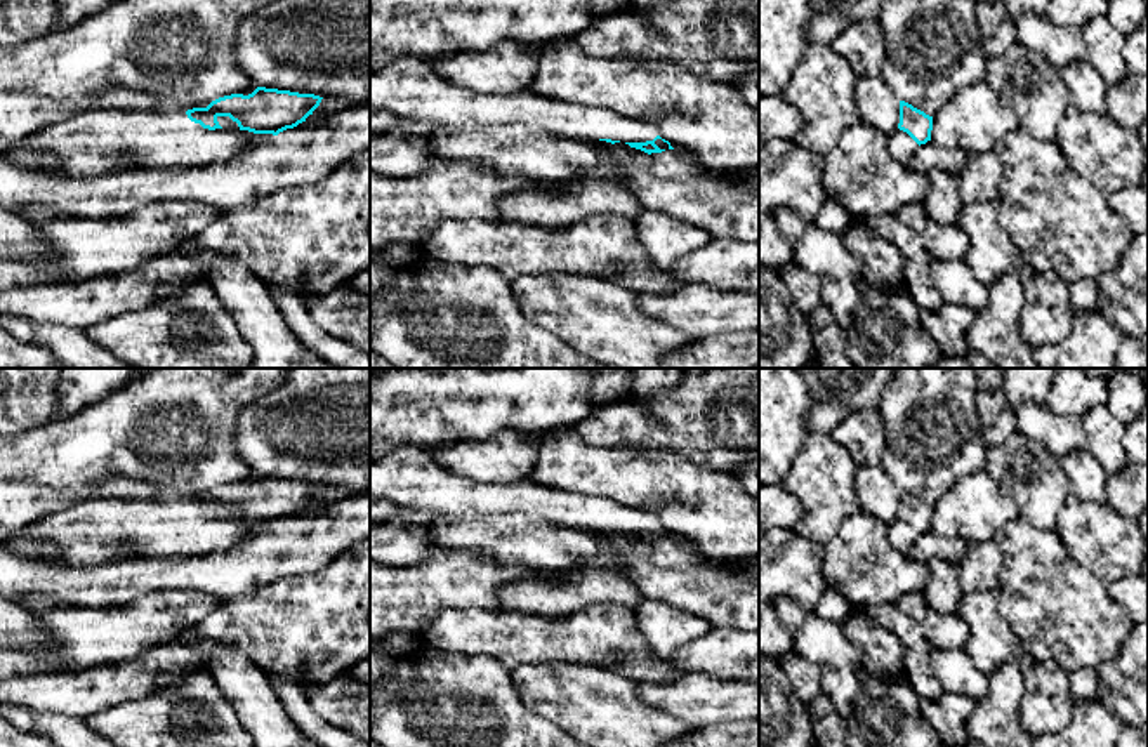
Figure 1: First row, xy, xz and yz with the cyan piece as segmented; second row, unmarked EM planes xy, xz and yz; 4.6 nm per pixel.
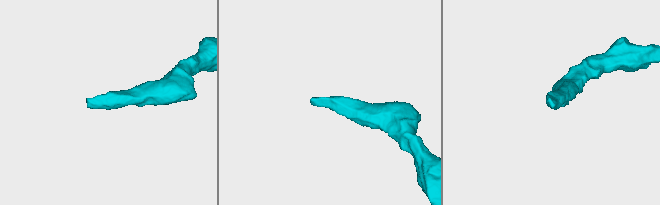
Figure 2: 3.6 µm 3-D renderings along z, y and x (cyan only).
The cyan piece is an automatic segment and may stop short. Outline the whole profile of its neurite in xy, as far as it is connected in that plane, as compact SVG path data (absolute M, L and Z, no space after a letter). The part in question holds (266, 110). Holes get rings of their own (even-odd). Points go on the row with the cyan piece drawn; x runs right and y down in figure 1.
M257 87L248 96L224 96L186 113L179 106L162 113L89 109L24 137L19 142L24 151L47 155L54 162L19 167L54 179L94 179L130 169L224 162L262 142L262 134L278 136L306 122L321 99ZM219 116L229 116L240 130L222 129Z

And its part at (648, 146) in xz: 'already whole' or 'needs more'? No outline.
needs more

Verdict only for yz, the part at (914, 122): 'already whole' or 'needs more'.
needs more

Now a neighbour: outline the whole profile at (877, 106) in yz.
M858 76L854 99L863 123L891 136L900 123L900 99L881 76Z

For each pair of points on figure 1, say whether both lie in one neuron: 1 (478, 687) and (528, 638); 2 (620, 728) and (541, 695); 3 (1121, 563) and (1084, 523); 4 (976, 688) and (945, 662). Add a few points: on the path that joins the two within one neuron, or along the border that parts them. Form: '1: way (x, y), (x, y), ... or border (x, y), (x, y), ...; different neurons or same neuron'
1: border (461, 654), (490, 655), (509, 671); different neurons
2: way (601, 709), (572, 695), (560, 695); same neuron
3: way (1114, 553), (1095, 534); same neuron
4: way (969, 681), (952, 667); same neuron

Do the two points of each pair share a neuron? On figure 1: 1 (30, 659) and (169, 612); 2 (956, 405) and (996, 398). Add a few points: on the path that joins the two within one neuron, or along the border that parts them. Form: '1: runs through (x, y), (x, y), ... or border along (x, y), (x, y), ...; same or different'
1: runs through (65, 654), (85, 636), (117, 634), (134, 628); same
2: border along (976, 386), (976, 414), (983, 442); different

